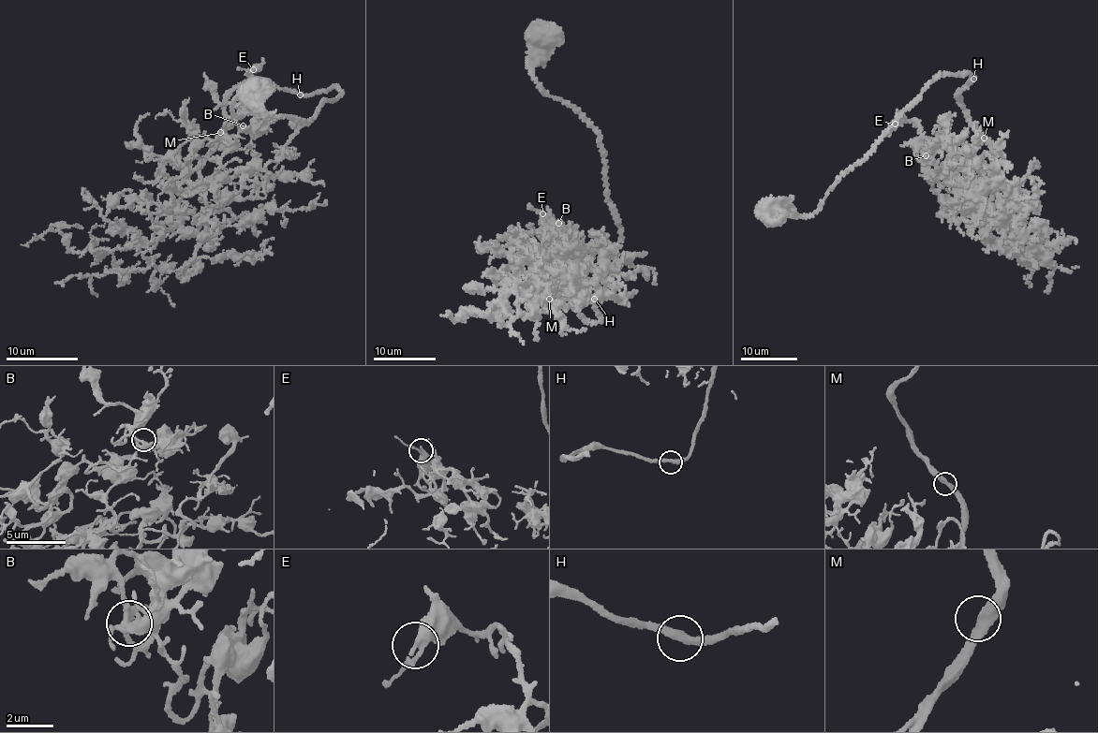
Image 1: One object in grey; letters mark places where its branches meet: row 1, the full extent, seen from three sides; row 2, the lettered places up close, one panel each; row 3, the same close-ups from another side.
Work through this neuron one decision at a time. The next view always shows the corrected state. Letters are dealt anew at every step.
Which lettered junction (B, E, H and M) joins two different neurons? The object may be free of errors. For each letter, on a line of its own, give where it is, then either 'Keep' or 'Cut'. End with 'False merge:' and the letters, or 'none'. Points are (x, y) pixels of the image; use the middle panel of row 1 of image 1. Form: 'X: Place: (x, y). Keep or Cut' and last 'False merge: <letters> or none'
B: Place: (558, 223). Keep
E: Place: (542, 213). Keep
H: Place: (594, 299). Keep
M: Place: (549, 299). Keep
False merge: none

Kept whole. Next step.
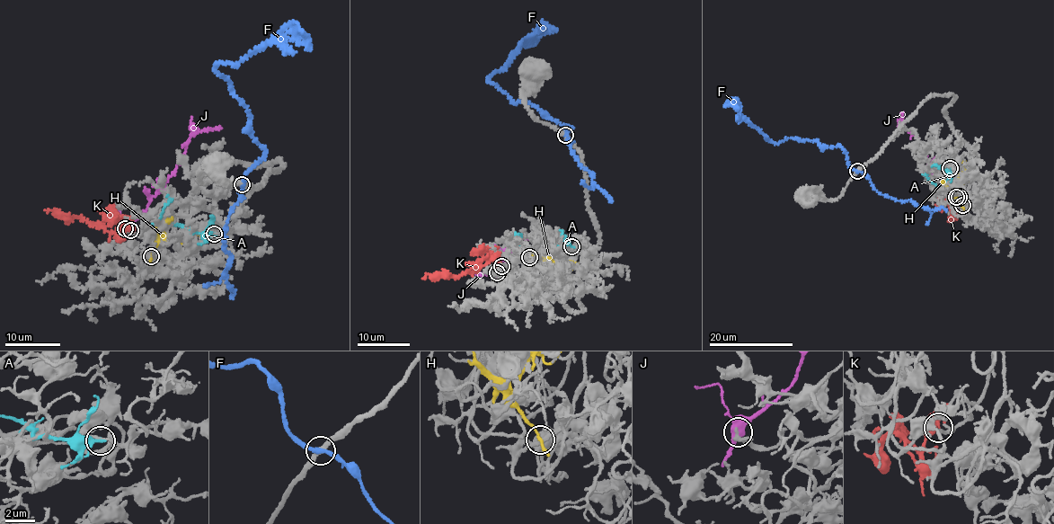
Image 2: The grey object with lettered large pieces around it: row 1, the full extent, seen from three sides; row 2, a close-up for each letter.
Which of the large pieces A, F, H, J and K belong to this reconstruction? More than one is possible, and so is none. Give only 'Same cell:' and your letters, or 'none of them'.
Same cell: K

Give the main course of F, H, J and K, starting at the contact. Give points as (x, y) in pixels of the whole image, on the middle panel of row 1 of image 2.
F: (566, 135), (562, 128), (571, 127), (526, 102), (513, 102), (487, 80), (518, 46), (531, 45), (556, 29)
H: (529, 257), (528, 255), (535, 253), (547, 262), (553, 270), (562, 272), (578, 263)
J: (497, 271), (505, 264), (505, 253), (511, 251), (509, 240), (518, 236), (531, 238)
K: (501, 265), (489, 257), (483, 264), (459, 277), (427, 273), (422, 278)

